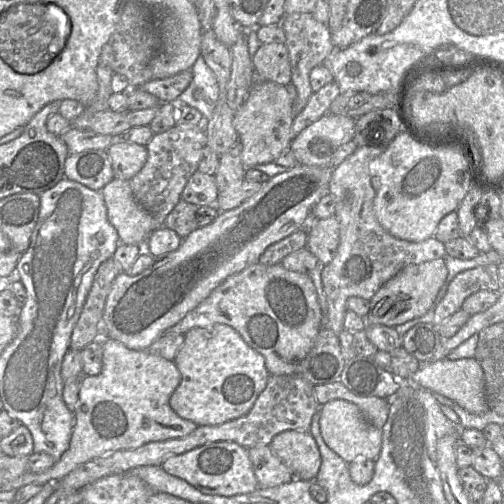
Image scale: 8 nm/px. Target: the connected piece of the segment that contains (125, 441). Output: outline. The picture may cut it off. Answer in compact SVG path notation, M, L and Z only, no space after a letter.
M113 339L102 340L102 369L97 375L80 377L79 397L74 411L74 426L68 449L53 467L44 473L26 472L3 485L1 491L18 490L28 484L58 484L82 464L109 453L135 449L150 442L182 438L198 427L194 422L181 418L169 404L170 397L180 383L181 375L174 361L162 358L149 350L134 350Z

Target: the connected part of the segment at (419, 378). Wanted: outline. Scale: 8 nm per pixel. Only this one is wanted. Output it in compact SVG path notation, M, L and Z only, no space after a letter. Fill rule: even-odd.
M474 358L440 360L422 363L419 369L411 376L413 385L427 389L457 403L472 414L482 414L488 409L485 399L484 373L479 363Z

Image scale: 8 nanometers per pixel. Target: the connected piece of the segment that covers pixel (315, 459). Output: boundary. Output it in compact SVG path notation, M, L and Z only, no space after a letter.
M309 431L281 432L272 439L270 448L292 471L295 478L315 479L321 465L321 455Z

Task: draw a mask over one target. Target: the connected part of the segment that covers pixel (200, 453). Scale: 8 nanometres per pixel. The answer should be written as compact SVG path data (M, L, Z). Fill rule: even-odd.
M234 442L205 444L166 459L161 467L167 473L185 480L205 494L234 496L253 492L259 487L248 449Z

